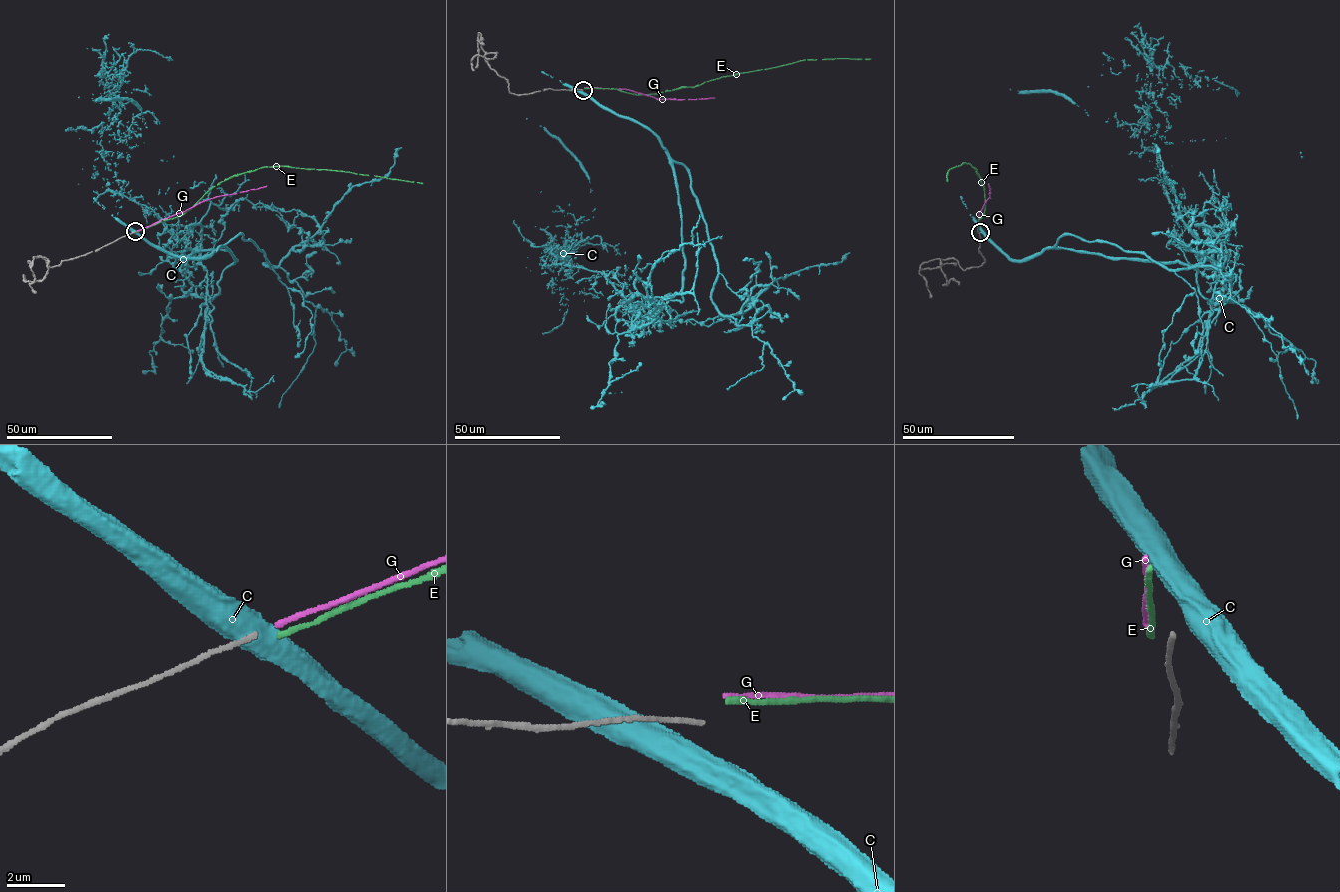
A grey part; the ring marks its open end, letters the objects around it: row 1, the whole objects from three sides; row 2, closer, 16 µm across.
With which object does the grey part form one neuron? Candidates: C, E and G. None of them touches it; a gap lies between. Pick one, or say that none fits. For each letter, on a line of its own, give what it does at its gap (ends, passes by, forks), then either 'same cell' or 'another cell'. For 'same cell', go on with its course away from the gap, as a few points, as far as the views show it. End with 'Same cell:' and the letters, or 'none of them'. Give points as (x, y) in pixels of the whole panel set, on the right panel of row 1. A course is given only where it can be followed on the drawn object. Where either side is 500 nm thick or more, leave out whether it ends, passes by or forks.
C: another cell
E: it ends | another cell
G: it ends | another cell
Same cell: none of them

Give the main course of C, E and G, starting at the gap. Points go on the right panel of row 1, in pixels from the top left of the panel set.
C: (981, 232), (1010, 259), (1062, 248), (1201, 264), (1139, 93), (1168, 64), (1238, 92)
E: (978, 232), (979, 220), (985, 210), (984, 188), (977, 170), (964, 162), (948, 171), (946, 181)
G: (977, 232), (979, 212), (990, 197), (988, 184)

